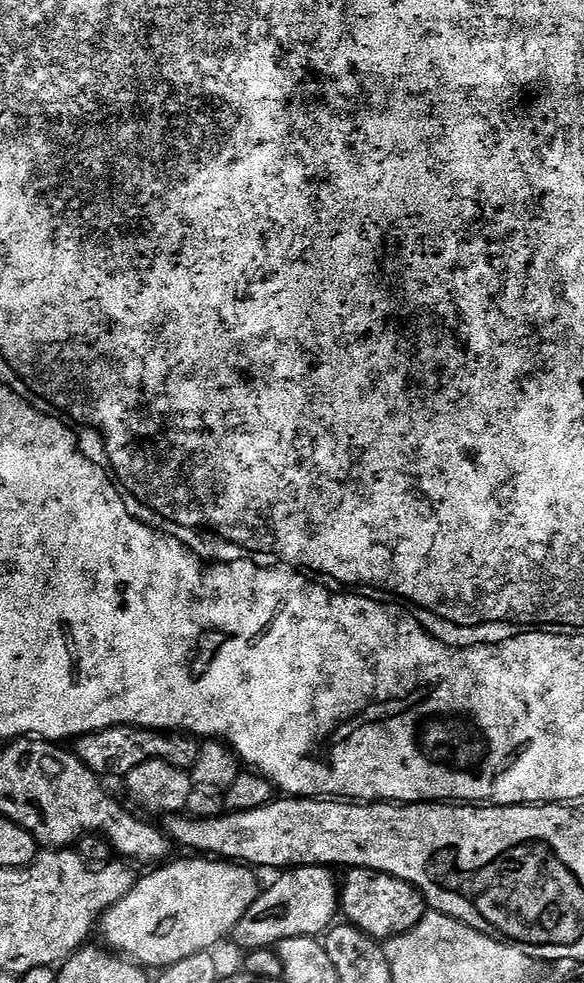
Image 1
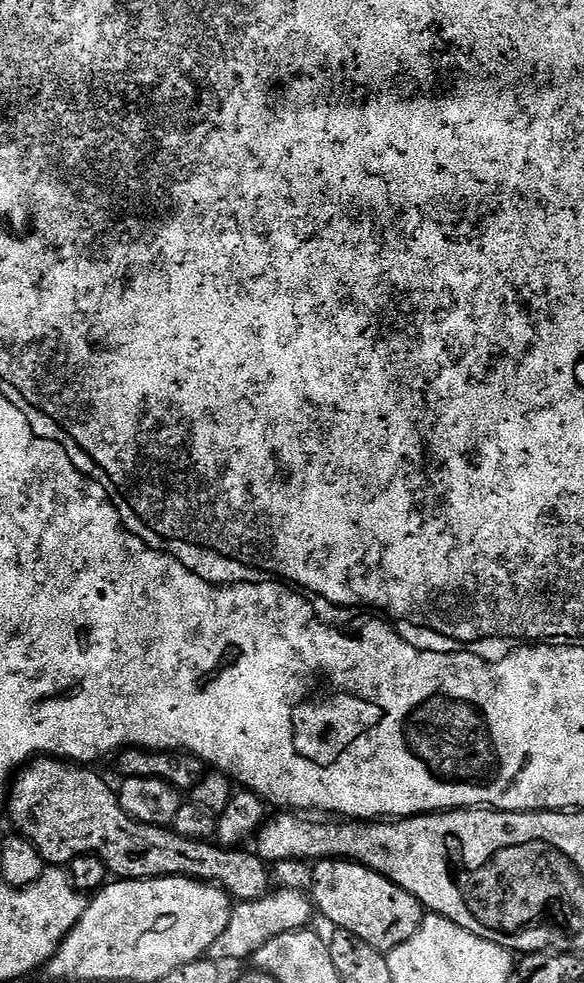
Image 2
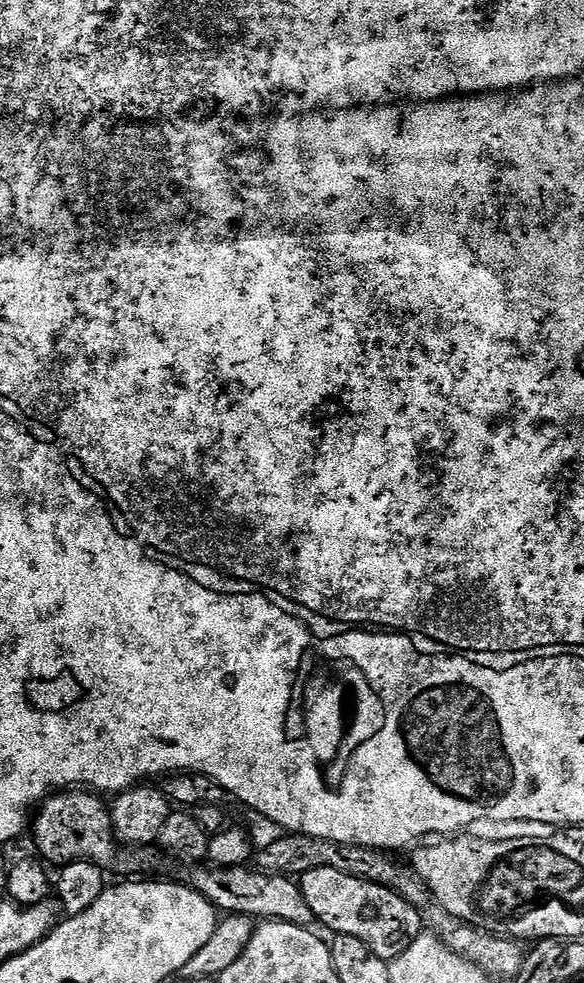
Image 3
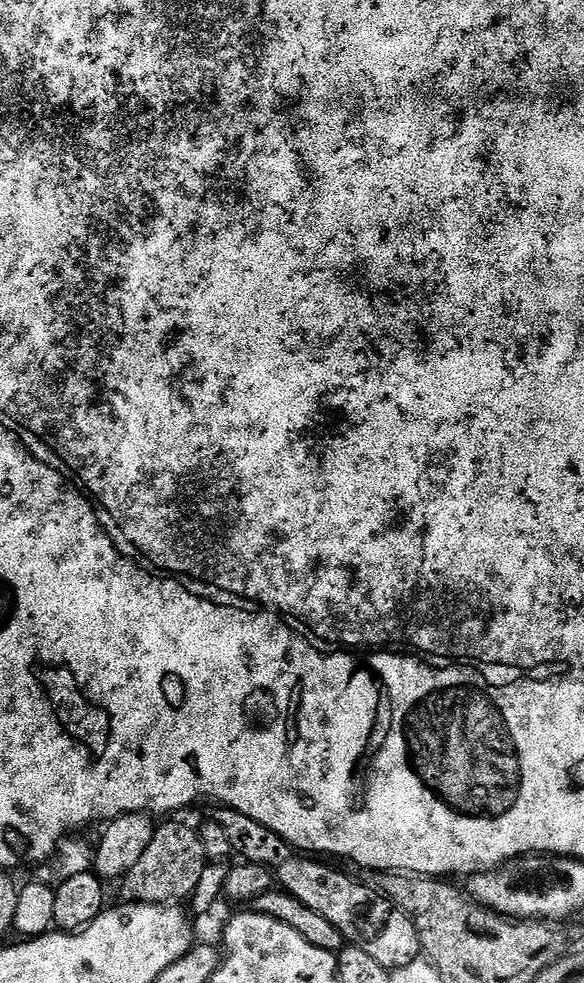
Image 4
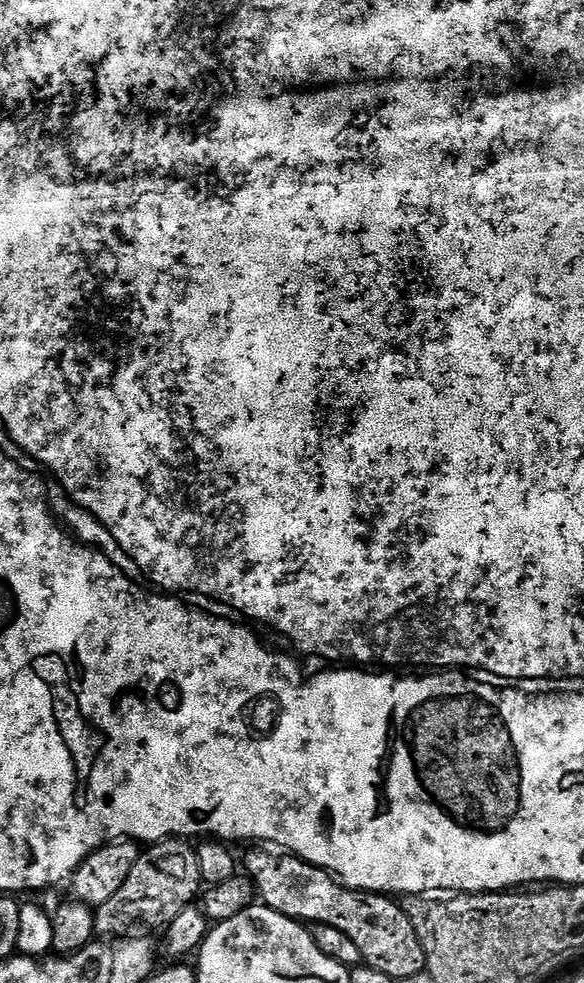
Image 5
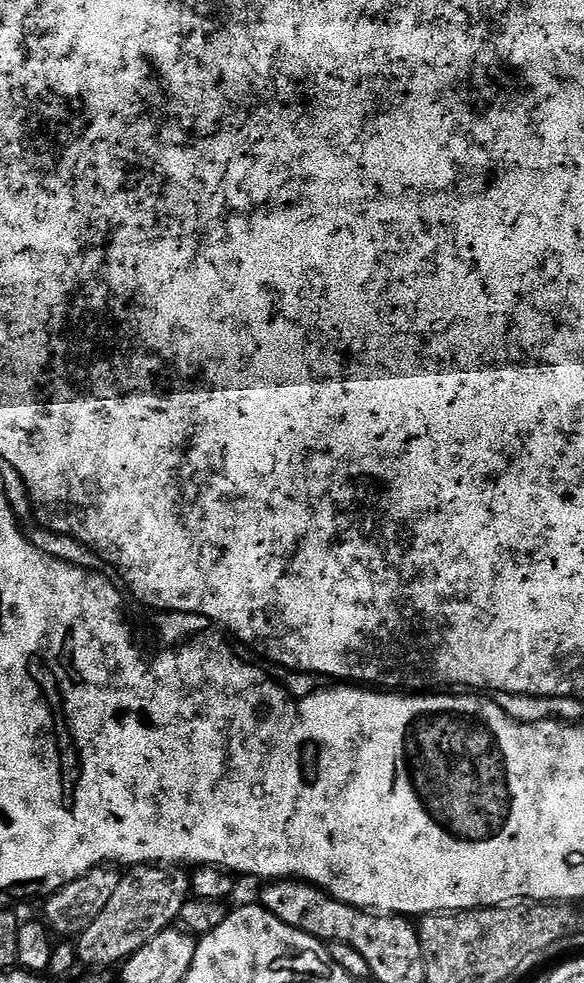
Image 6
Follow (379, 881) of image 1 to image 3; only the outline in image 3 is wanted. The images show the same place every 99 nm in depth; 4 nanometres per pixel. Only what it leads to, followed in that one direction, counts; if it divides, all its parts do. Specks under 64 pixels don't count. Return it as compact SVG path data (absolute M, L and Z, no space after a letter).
M329 868L304 873L299 877L298 885L315 919L324 923L329 933L358 938L358 942L370 946L370 950L383 960L392 961L402 955L422 932L421 913L391 888Z

